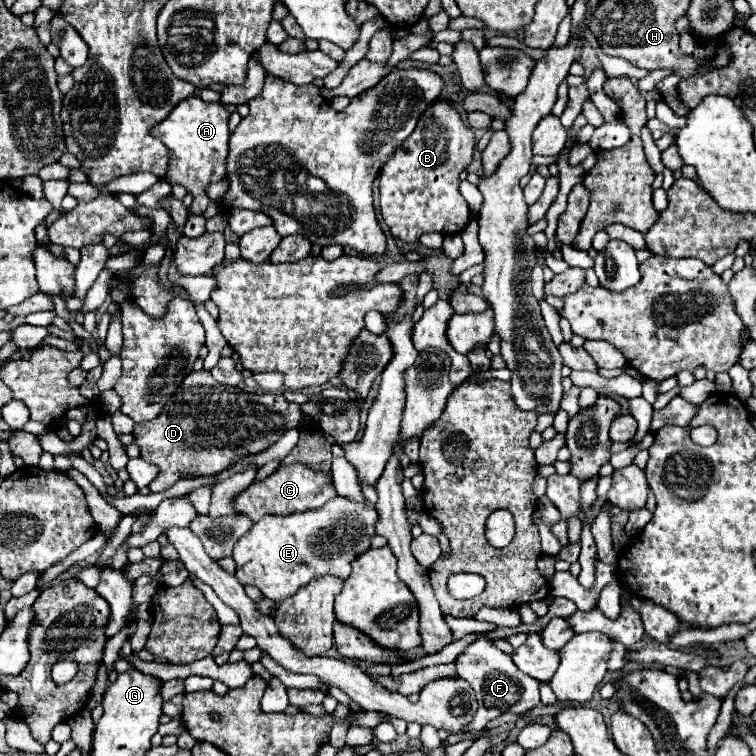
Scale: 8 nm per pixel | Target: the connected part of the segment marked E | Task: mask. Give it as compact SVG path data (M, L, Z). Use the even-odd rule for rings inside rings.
M335 496L317 510L303 514L267 514L235 544L233 560L237 564L235 578L243 586L255 586L265 598L275 602L295 594L311 578L335 574L349 576L349 562L369 548L369 538L375 534L377 512L375 506L365 502L357 504Z

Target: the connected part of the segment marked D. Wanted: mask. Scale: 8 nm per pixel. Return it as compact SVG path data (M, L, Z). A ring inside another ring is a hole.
M207 370L187 374L173 396L175 402L169 400L155 420L141 422L133 430L133 442L141 448L141 458L161 466L159 476L149 484L151 492L167 490L183 474L213 476L225 470L233 460L243 460L249 454L267 450L281 438L281 430L285 434L301 422L299 404L287 402L285 396L259 396L223 386L215 382Z

